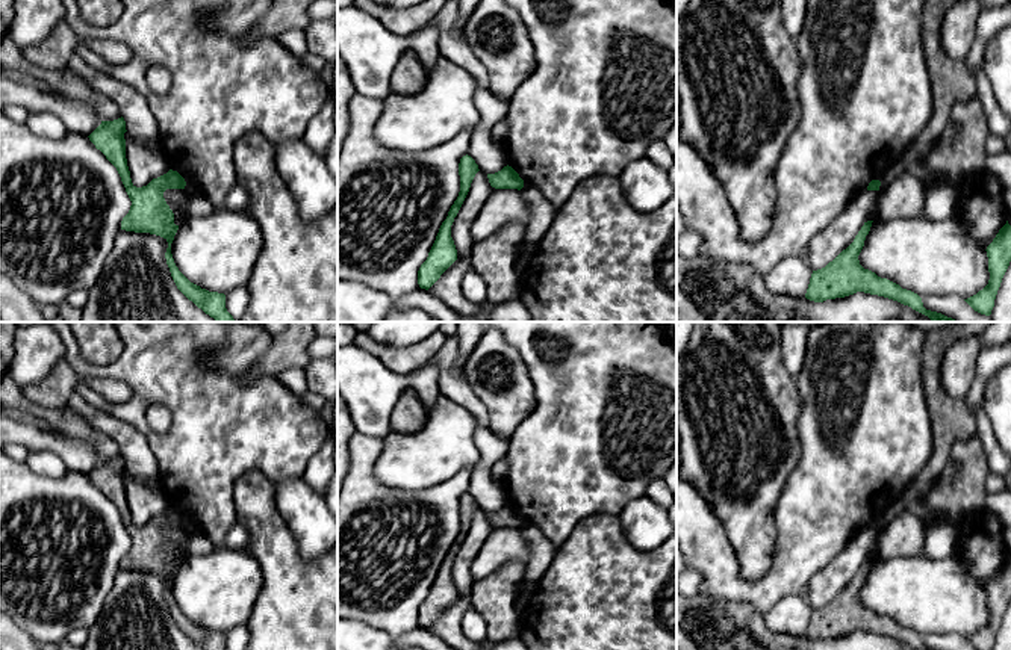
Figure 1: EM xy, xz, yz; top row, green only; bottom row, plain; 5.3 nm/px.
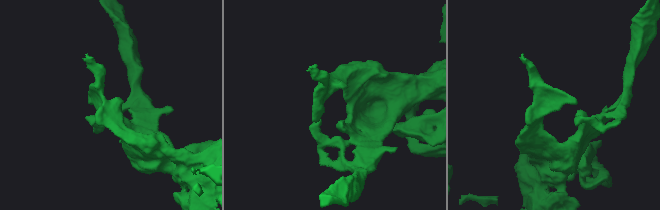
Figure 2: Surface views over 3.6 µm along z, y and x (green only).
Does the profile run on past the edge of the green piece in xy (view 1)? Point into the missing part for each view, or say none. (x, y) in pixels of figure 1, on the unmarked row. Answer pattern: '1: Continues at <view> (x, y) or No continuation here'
1: No continuation here

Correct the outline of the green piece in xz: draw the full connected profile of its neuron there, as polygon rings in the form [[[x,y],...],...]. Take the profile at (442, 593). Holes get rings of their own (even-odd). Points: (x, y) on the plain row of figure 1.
[[[463,494],[459,502],[460,531],[451,544],[446,558],[442,561],[436,579],[428,591],[427,599],[418,609],[418,623],[421,627],[428,629],[440,614],[457,599],[457,588],[451,576],[451,564],[457,555],[471,522],[478,511],[478,503],[471,494]]]

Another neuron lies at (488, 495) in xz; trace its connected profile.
[[[477,422],[474,441],[481,453],[480,463],[471,472],[468,494],[484,512],[495,512],[507,505],[506,493],[492,481],[490,467],[507,455],[509,441]]]

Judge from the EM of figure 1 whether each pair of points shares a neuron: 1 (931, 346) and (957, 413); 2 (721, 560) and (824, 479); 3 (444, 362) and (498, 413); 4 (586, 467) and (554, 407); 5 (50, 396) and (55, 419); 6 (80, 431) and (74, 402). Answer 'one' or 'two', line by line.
1: one
2: one
3: two
4: one
5: two
6: two

